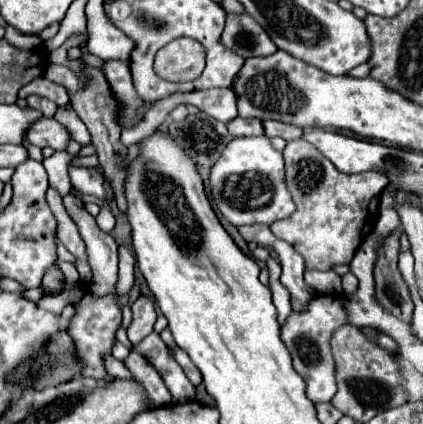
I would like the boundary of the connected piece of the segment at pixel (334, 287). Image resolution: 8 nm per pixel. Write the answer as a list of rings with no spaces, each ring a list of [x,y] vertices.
[[[305,271],[305,283],[313,287],[317,293],[341,293],[341,277],[335,271]]]

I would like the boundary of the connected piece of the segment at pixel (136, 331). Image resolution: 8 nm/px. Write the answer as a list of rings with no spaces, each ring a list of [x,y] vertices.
[[[139,297],[133,303],[133,323],[127,329],[127,337],[133,345],[139,345],[143,337],[147,337],[153,331],[157,313],[155,313],[155,303],[147,297]]]

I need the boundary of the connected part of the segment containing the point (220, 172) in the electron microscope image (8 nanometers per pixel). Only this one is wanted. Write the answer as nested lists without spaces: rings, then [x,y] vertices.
[[[265,135],[261,137],[235,137],[223,149],[223,157],[211,169],[211,193],[217,209],[235,227],[267,223],[287,219],[295,211],[295,203],[285,185],[283,155],[269,145]]]

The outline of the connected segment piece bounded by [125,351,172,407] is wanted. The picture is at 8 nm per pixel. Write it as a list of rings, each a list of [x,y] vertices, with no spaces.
[[[131,351],[129,357],[125,359],[125,365],[133,373],[133,377],[145,387],[145,391],[147,391],[149,399],[155,403],[155,407],[164,407],[171,404],[171,394],[163,383],[161,375],[157,373],[155,367],[151,367],[151,363],[143,355],[139,355],[137,351]]]

